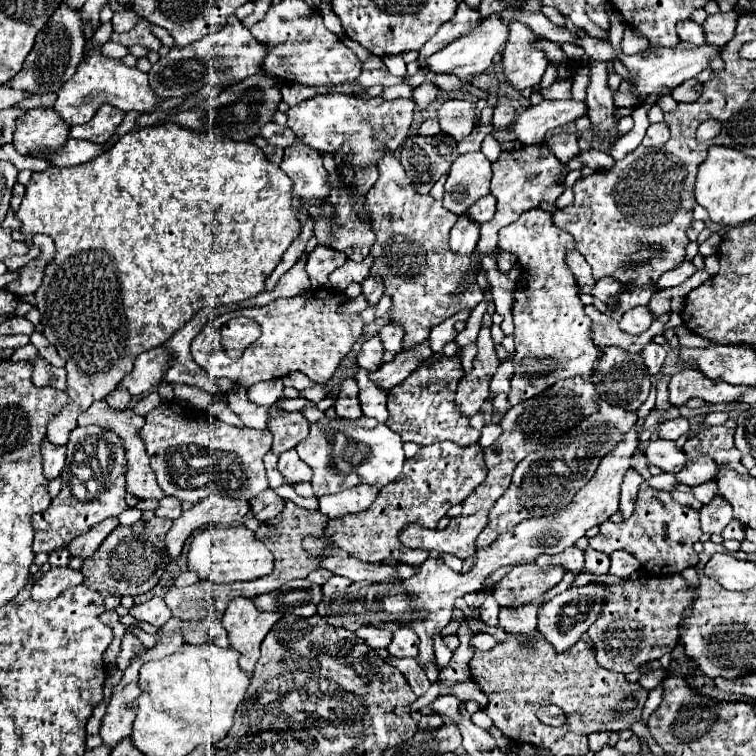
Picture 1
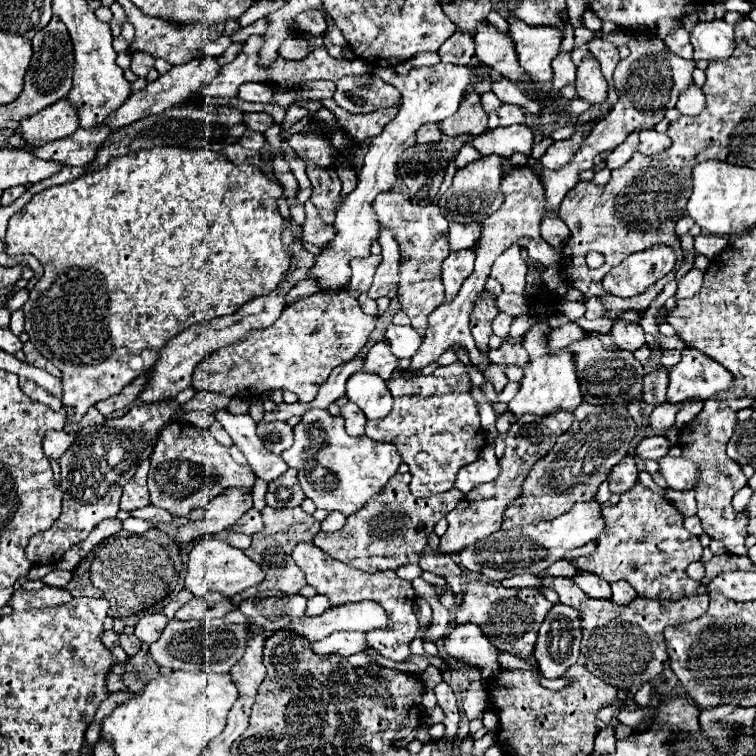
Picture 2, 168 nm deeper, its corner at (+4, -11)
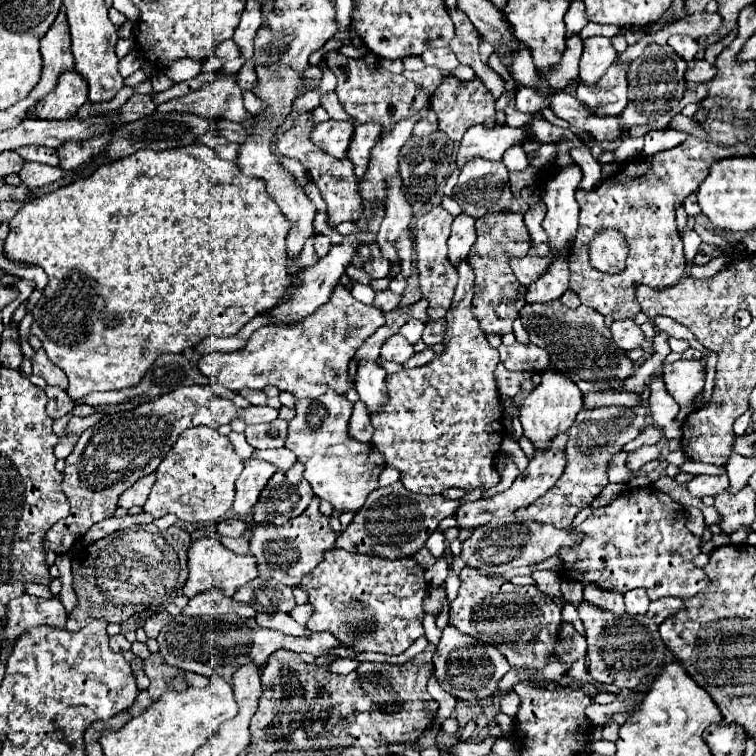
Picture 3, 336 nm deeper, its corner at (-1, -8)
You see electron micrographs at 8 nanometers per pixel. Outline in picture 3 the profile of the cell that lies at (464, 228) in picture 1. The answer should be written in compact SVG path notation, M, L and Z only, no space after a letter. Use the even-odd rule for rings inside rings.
M468 261L458 265L458 275L460 281L454 293L454 301L446 313L446 333L442 341L444 351L436 355L428 365L386 375L388 403L370 415L370 423L374 427L374 447L384 455L388 467L400 471L402 485L408 491L422 495L436 495L448 487L458 487L464 491L490 489L500 483L500 475L496 473L494 465L500 453L500 443L506 437L504 411L494 381L494 369L498 367L500 357L498 349L486 341L486 335L470 309L474 297L474 273Z

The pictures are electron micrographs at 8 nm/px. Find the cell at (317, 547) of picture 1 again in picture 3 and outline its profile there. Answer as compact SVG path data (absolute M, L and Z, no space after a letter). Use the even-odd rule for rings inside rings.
M344 549L326 551L324 561L300 581L300 587L306 589L308 603L314 607L314 615L306 627L310 631L332 633L340 639L342 647L358 653L376 651L400 655L424 635L422 599L426 597L428 583L424 579L424 569L414 557L390 561L368 553L348 553ZM348 633L356 637L350 641Z

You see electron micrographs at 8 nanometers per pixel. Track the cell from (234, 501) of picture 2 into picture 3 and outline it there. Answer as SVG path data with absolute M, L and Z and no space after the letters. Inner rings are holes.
M248 457L242 463L244 463L244 471L236 481L236 497L234 497L232 509L240 515L246 515L252 511L252 507L260 497L260 491L266 487L268 479L278 469L272 463L258 457Z

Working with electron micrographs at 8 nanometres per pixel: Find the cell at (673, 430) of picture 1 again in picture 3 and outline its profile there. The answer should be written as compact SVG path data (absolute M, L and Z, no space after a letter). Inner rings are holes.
M656 445L640 447L640 449L632 451L632 453L628 453L626 467L628 467L630 471L638 471L638 469L640 469L642 465L646 465L648 461L652 461L652 459L658 459L658 455L660 455L660 451L658 451L658 447L656 447Z

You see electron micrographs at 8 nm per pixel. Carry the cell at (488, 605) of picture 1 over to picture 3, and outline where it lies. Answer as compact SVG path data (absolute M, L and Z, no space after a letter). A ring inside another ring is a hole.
M446 627L434 653L434 677L444 691L462 701L484 699L498 693L500 679L510 671L506 657L492 645L474 645L474 637Z

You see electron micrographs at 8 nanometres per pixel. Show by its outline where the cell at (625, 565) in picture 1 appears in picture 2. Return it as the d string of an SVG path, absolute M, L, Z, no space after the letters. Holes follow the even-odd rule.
M625 580L611 582L611 592L613 592L611 600L613 600L615 604L629 604L629 600L637 596L637 592L635 592Z

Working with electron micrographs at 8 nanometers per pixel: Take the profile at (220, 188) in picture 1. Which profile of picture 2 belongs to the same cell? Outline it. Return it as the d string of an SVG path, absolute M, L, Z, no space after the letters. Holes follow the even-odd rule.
M157 146L151 150L139 150L131 152L119 158L111 158L109 164L101 170L87 172L85 176L61 184L45 188L23 206L17 214L9 218L7 226L7 254L33 254L41 260L45 274L35 284L35 290L29 292L29 300L23 304L25 314L25 330L35 344L35 348L53 362L63 372L63 406L73 408L71 422L79 422L87 408L95 406L99 400L105 400L113 394L119 394L131 380L145 374L153 362L159 358L159 350L179 332L185 328L207 322L211 318L233 314L237 312L245 302L249 302L255 296L269 294L277 284L281 282L283 274L289 270L291 254L287 252L283 244L283 224L285 220L279 214L277 200L283 196L283 188L277 180L267 178L257 166L251 164L233 164L229 158L217 152L207 150L189 150L189 148L177 148L177 146Z

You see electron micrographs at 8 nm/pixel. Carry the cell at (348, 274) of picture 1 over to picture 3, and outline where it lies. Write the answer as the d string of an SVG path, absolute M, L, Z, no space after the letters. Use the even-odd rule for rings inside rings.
M378 257L378 259L370 261L370 263L366 263L364 269L370 273L372 279L380 279L380 277L386 277L386 275L388 275L388 271L390 271L390 261L384 259L384 257Z

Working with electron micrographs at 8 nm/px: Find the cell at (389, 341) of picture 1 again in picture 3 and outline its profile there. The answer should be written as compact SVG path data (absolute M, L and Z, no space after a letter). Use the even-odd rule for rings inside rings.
M408 319L402 329L400 329L400 335L404 335L410 343L416 343L420 337L422 337L422 331L424 331L424 323L418 321L418 319Z

